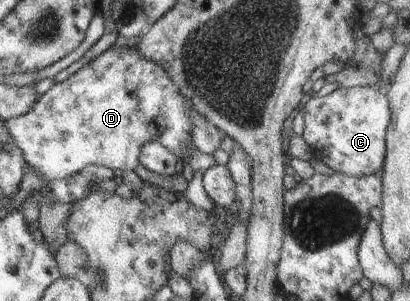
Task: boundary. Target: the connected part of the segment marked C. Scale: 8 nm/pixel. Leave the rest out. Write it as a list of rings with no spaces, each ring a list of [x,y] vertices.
[[[377,86],[338,87],[326,96],[312,96],[303,104],[302,112],[302,137],[317,160],[321,160],[337,173],[352,177],[368,177],[383,168],[386,132],[391,124],[391,109],[386,90]]]

